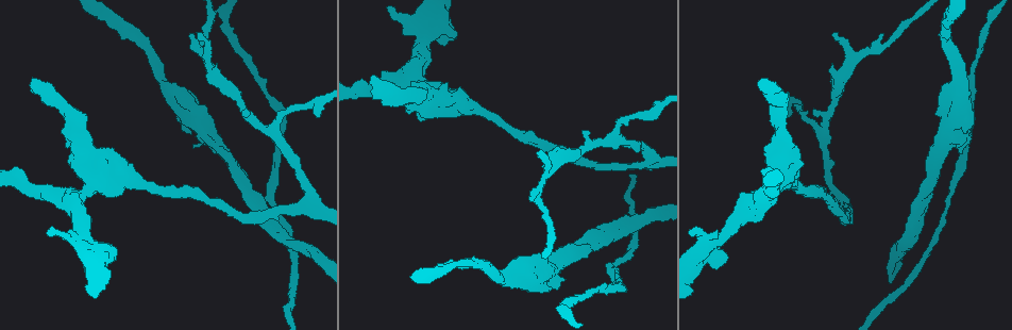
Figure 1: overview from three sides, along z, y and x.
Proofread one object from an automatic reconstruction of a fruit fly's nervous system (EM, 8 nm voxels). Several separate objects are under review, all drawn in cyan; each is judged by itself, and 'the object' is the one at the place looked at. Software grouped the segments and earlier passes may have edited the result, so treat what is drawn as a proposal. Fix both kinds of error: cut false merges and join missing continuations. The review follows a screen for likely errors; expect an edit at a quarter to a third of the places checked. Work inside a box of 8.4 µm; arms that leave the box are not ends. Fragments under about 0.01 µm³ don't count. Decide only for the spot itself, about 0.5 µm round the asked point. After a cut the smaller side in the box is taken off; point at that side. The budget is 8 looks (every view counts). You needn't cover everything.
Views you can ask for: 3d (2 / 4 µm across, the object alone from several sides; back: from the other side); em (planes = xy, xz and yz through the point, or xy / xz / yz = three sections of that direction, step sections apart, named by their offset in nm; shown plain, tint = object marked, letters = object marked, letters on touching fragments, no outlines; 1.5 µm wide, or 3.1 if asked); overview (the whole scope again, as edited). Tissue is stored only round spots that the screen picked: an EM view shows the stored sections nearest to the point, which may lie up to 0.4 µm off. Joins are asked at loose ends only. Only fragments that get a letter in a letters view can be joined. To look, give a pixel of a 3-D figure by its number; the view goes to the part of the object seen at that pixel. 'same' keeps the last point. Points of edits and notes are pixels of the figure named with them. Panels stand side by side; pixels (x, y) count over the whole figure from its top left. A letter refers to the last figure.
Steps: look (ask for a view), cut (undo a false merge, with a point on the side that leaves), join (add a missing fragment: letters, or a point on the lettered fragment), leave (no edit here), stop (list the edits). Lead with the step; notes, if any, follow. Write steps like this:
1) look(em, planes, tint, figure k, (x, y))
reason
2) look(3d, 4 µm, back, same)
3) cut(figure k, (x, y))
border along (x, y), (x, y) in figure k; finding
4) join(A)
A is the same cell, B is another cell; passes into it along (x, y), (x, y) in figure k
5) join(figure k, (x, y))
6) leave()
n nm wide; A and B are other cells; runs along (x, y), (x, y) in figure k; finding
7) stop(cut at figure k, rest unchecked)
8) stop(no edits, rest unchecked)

look(em, planes, tint, figure 1, (586, 232))
an open end

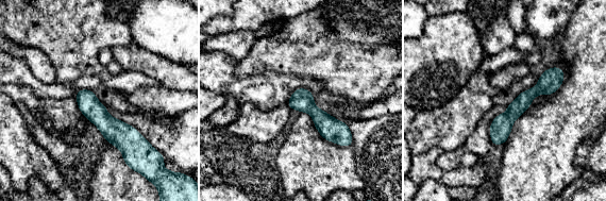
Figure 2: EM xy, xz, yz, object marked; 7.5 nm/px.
look(em, planes, letters, same)

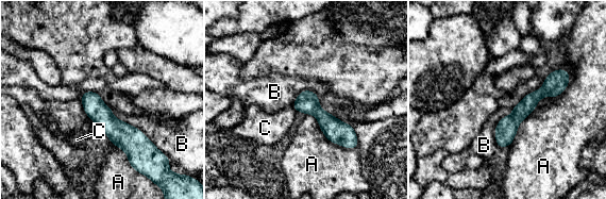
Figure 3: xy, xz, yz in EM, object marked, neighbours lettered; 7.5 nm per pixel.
leave()
A, B and C are other cells; border along (291, 104), (312, 90), (335, 117) in figure 3; none of them fits

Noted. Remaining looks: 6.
look(em, xy, step 8, tint, figure 1, (950, 137))
sudden change in width

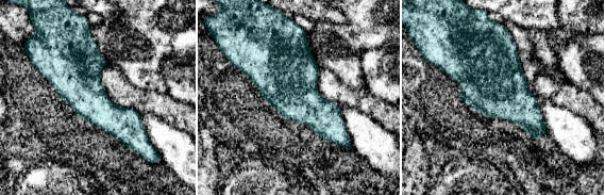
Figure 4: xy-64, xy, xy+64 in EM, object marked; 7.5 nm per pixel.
look(em, planes, letters, same)

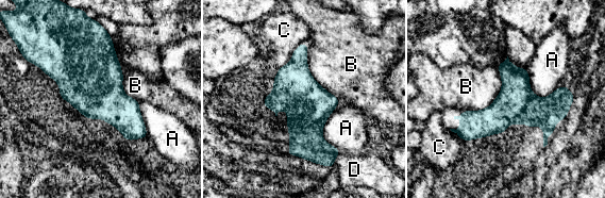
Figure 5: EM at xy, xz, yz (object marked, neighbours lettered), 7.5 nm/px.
leave()
A, B, C and D are other cells; runs along (304, 45), (305, 139), (318, 161) in figure 5; one neuron here

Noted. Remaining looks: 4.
look(3d, 2 µm, figure 1, (373, 75))
an open end

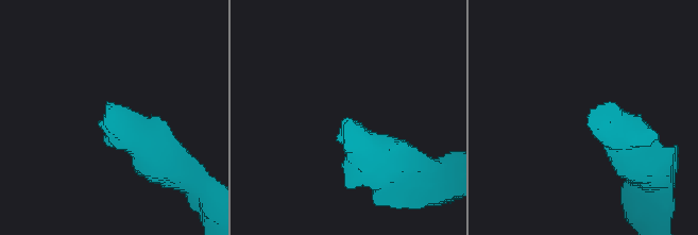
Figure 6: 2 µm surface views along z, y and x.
look(em, planes, letters, figure 6, (112, 110))

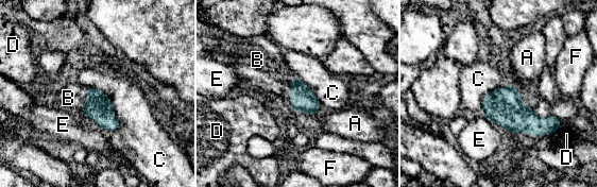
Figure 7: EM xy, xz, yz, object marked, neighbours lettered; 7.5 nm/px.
join(B)
180 nm wide; B is the same cell, A, C, D, E and F are other cells; passes into it along (98, 107), (82, 113), (68, 98) in figure 7; it goes on there

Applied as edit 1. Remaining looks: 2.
stop(join at figure 7, rest unchecked)

